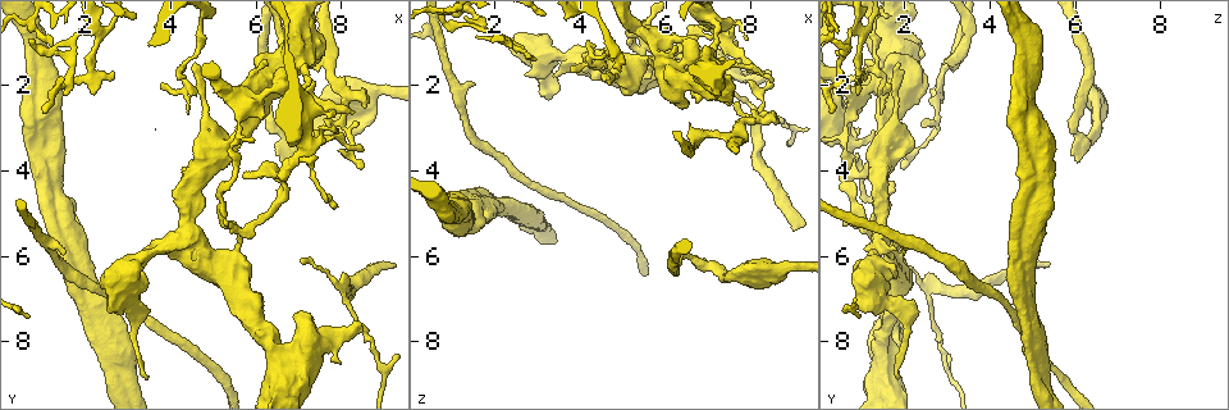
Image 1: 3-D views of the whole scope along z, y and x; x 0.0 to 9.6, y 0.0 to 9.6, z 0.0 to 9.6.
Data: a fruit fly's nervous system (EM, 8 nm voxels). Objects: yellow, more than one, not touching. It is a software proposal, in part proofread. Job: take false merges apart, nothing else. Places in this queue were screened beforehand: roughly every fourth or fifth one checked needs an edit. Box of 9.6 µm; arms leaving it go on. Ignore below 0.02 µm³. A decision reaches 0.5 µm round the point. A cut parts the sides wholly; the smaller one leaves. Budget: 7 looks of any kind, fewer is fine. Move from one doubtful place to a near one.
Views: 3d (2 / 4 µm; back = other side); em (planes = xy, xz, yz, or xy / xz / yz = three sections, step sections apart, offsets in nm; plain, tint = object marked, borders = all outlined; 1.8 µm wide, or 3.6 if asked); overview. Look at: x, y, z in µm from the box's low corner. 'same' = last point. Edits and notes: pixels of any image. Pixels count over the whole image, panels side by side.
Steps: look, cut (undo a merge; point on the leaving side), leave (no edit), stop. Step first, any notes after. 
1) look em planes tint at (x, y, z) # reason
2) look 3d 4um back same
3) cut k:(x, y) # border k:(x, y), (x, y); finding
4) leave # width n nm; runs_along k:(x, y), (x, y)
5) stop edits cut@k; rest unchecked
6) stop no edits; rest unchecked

look em 3.6um planes tint at (5.95, 2.00, 1.60) # calibre changes

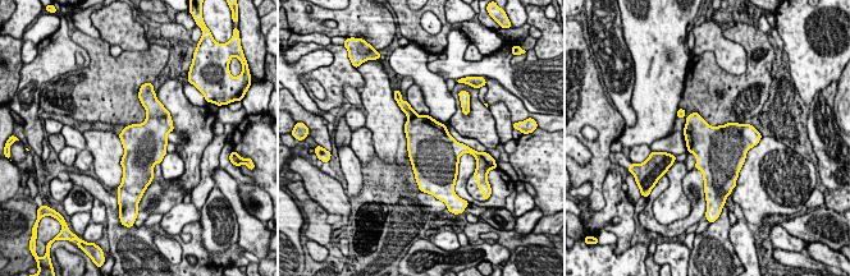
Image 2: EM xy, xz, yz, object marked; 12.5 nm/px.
cut 2:(405, 106) # border 2:(417, 115), (408, 119); a second neuron is stuck on

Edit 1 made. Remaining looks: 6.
look overview # redraw

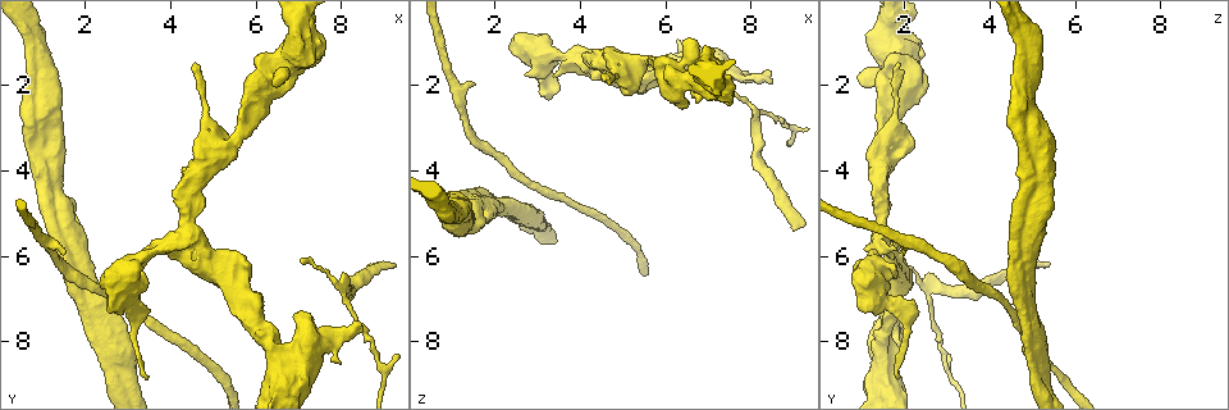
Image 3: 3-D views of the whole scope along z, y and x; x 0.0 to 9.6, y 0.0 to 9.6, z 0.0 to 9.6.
look em 3.6um planes tint at (2.85, 6.95, 1.30) # sudden change in width

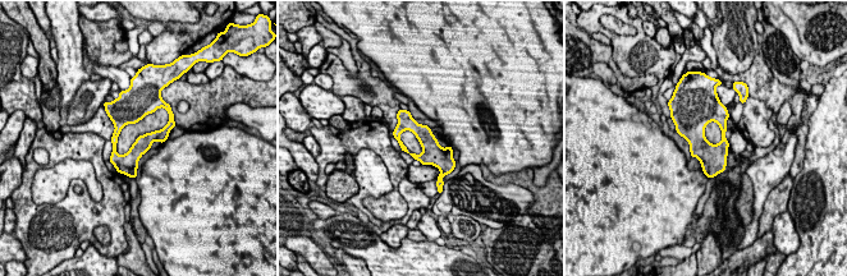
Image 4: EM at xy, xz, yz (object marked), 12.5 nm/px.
leave # runs_along 4:(402, 113), (449, 166); one neuron here

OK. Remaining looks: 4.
look em planes tint at (2.95, 8.80, 5.25)

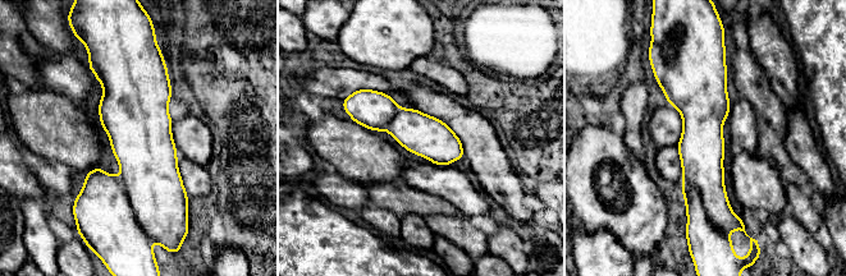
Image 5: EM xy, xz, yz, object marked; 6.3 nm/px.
leave # continuous, no second neuron

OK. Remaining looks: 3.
stop edits cut@2; rest unchecked

